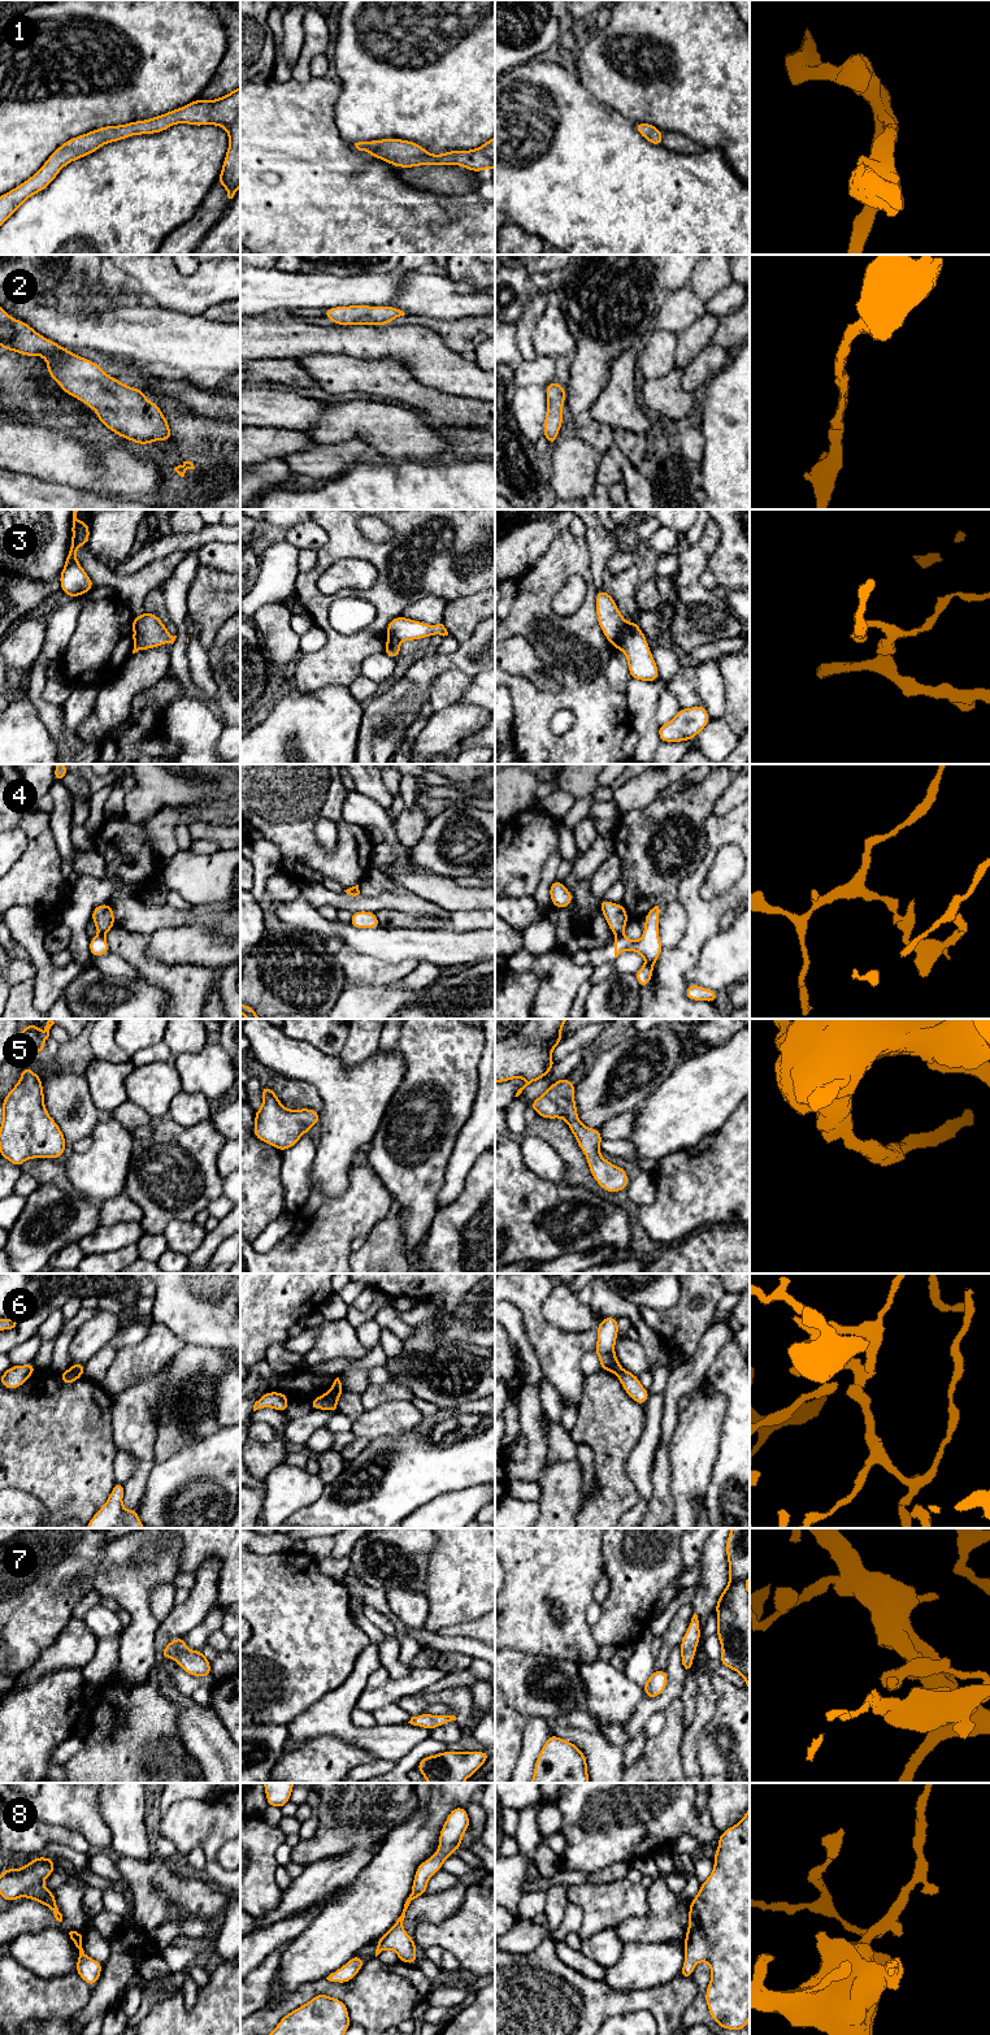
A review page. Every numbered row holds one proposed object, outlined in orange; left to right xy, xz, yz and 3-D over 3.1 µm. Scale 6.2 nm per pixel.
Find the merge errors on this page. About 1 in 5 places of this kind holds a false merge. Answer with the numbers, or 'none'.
3, 4, 6

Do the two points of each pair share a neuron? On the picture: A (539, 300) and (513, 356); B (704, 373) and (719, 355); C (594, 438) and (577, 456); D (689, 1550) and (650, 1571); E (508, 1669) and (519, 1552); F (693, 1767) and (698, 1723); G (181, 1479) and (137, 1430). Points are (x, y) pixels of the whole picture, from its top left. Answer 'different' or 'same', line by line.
A: different
B: same
C: different
D: different
E: different
F: same
G: different

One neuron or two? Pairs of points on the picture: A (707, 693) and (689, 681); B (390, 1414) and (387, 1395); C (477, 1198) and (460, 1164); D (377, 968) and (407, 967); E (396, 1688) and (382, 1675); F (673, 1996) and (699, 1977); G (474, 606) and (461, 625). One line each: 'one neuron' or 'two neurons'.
A: two neurons
B: two neurons
C: two neurons
D: one neuron
E: two neurons
F: two neurons
G: one neuron

